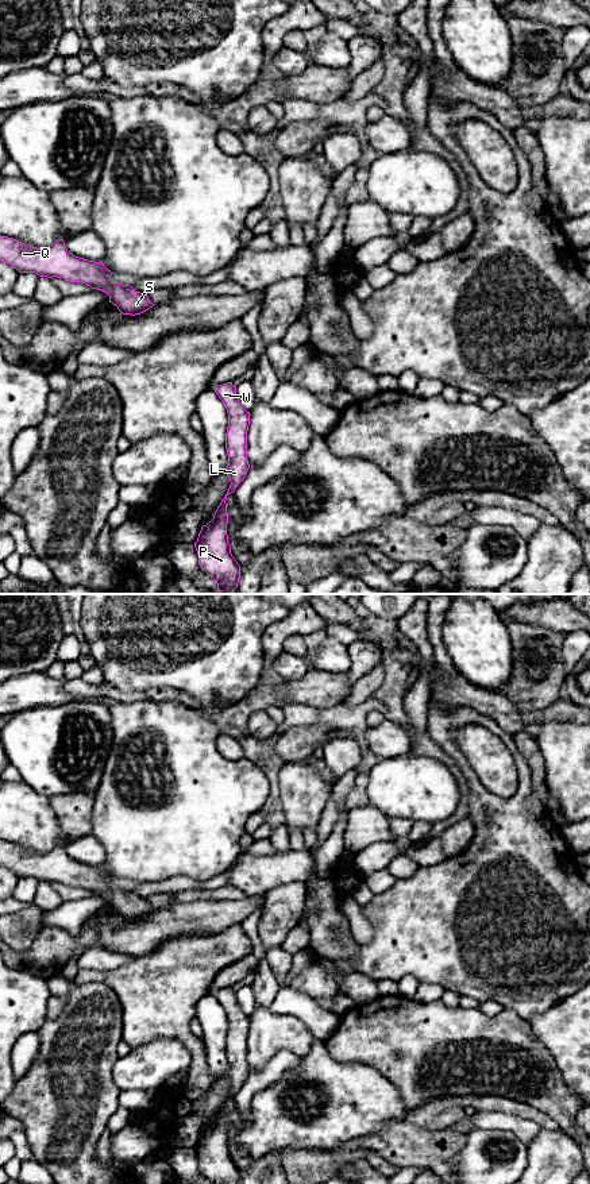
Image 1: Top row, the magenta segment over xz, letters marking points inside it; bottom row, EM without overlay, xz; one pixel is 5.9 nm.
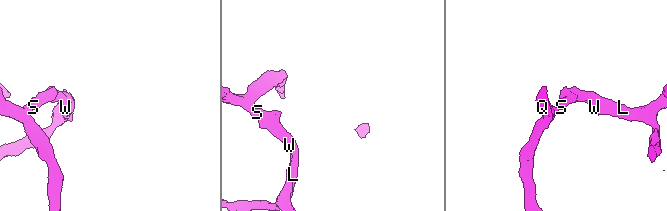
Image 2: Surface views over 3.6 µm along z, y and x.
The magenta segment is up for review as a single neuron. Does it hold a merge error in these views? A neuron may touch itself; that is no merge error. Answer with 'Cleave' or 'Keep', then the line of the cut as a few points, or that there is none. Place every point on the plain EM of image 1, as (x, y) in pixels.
Keep. No split

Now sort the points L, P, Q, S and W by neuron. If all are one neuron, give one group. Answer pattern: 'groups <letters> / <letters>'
groups L P Q S W

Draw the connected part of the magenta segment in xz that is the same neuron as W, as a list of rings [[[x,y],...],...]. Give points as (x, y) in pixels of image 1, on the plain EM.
[[[227,987],[215,994],[228,1018],[228,1031],[225,1038],[225,1054],[228,1071],[223,1076],[230,1081],[230,1094],[217,1111],[213,1123],[201,1131],[194,1148],[198,1169],[213,1184],[239,1184],[240,1170],[231,1158],[228,1149],[227,1129],[227,1100],[234,1098],[236,1091],[244,1084],[250,1069],[247,1064],[247,1035],[250,1030],[250,1017],[240,1008],[236,991]]]

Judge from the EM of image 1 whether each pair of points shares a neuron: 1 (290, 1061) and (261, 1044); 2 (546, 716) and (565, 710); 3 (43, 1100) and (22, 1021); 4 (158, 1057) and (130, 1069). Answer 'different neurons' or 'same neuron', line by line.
1: different neurons
2: same neuron
3: different neurons
4: same neuron

